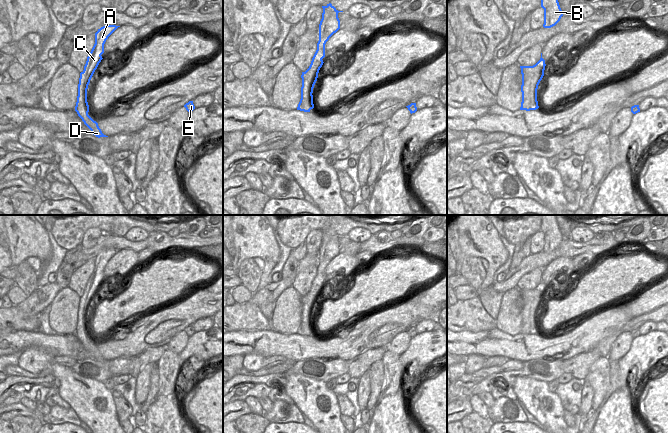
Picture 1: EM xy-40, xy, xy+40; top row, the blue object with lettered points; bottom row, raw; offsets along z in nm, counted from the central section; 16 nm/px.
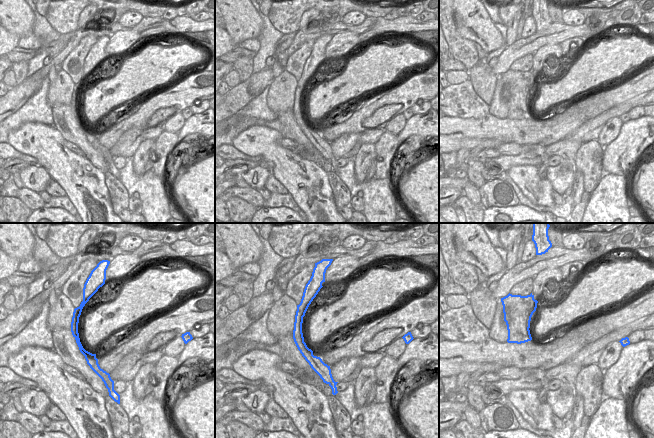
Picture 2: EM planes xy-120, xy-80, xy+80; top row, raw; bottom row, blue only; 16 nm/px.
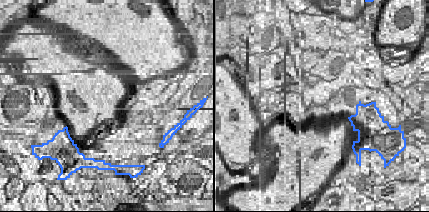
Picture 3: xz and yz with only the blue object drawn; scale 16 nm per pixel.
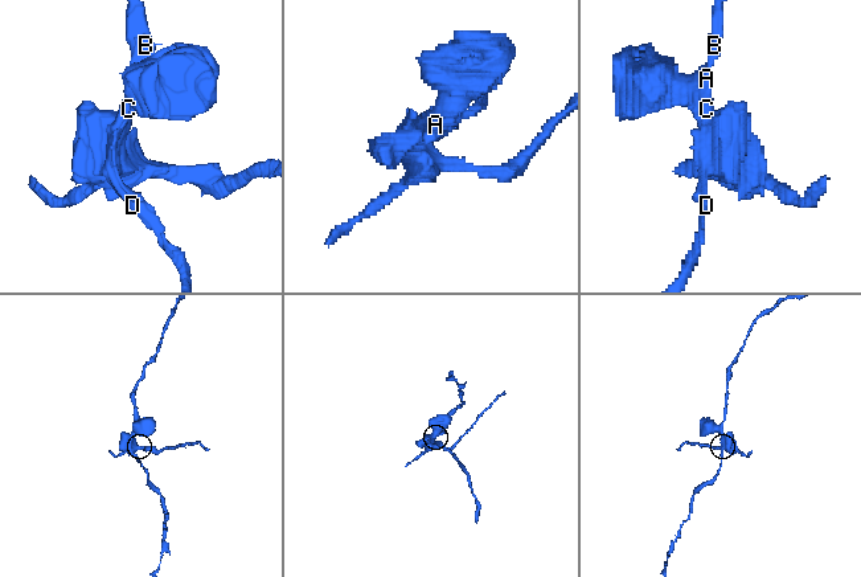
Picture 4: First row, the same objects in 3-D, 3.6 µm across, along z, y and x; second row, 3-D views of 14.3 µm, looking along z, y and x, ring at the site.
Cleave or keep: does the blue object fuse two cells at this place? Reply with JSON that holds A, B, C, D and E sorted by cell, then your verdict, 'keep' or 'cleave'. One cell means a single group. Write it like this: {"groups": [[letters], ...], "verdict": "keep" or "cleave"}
{"groups": [["A", "B", "C", "D"], ["E"]], "verdict": "cleave"}

